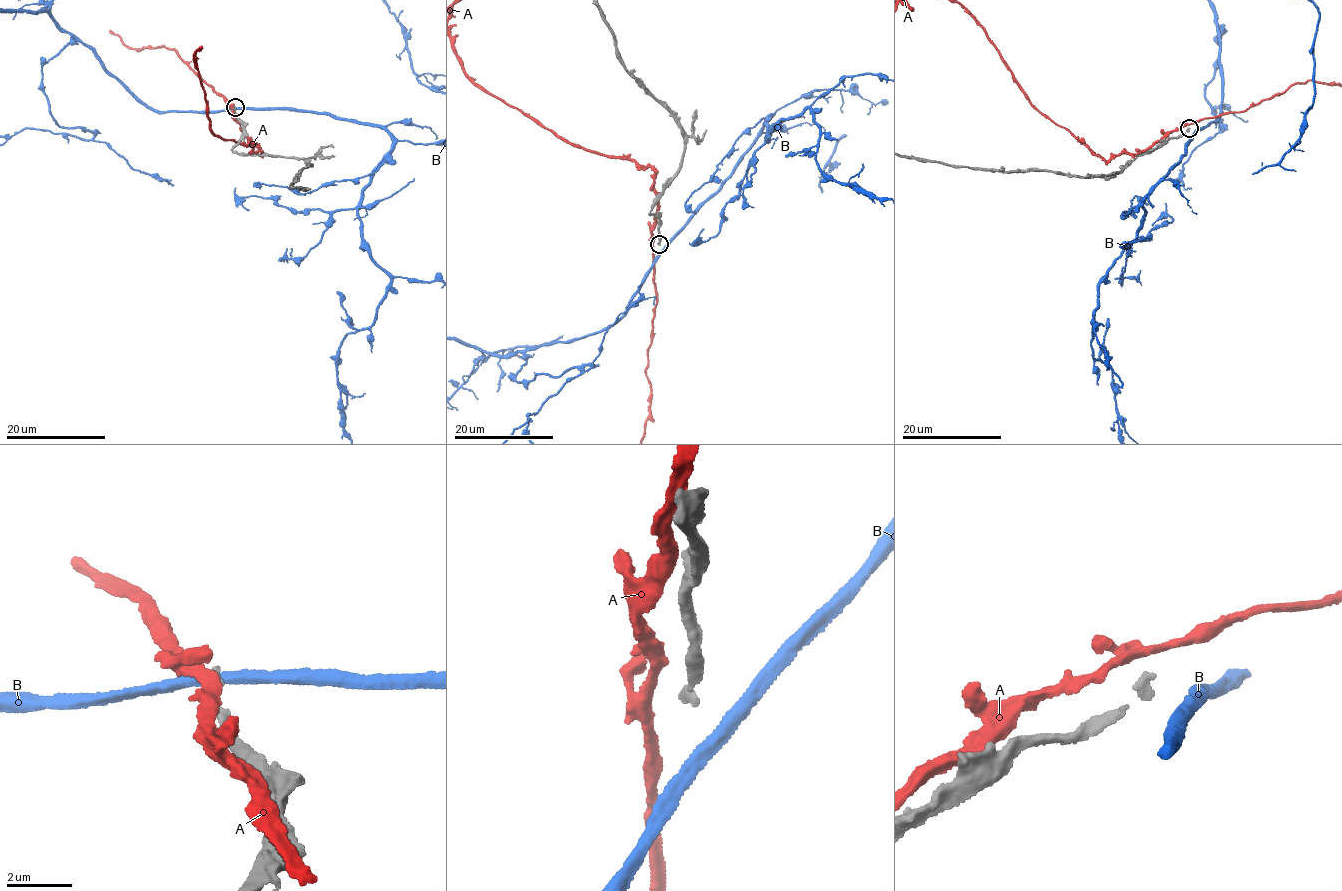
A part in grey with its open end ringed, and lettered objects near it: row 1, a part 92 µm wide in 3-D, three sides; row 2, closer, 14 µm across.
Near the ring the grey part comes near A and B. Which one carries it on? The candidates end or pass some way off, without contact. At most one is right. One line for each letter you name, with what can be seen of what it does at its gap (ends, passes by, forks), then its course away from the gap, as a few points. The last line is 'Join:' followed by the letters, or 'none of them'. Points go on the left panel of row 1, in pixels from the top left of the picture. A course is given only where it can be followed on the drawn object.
Join: none of them

